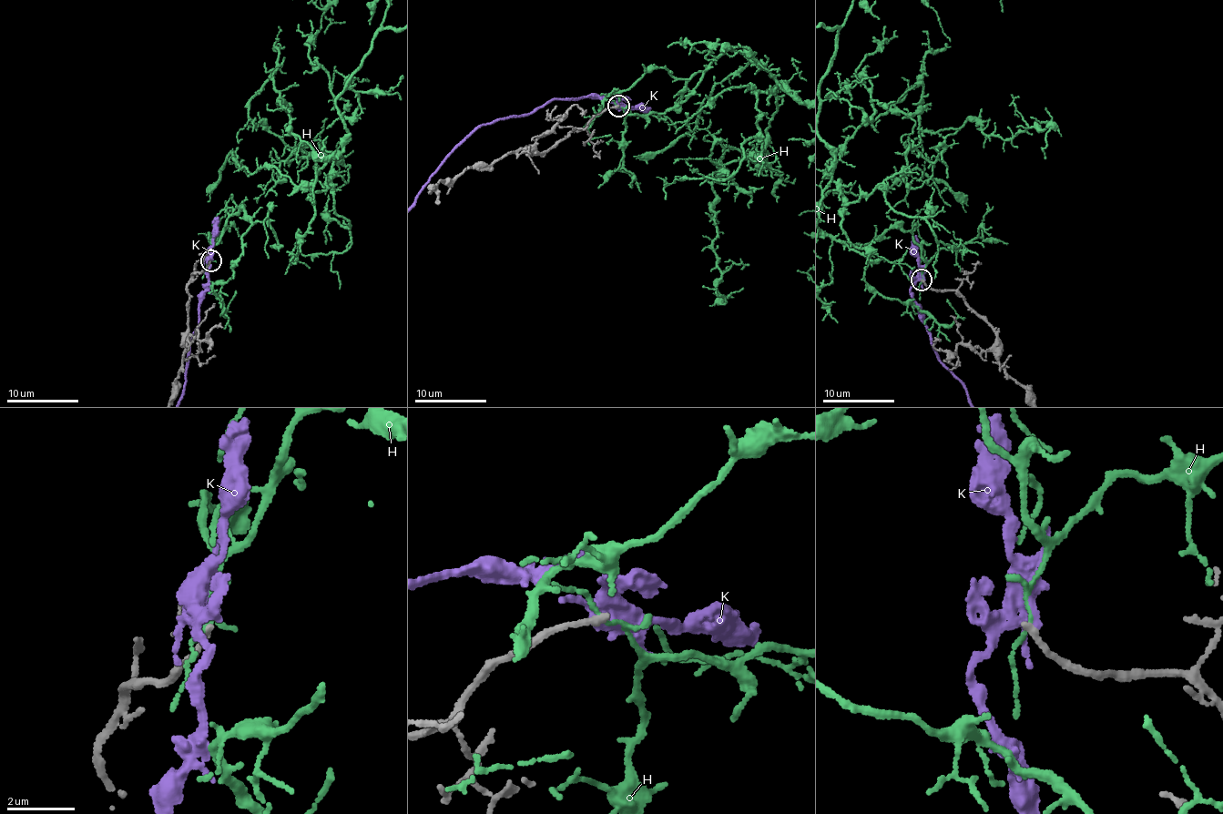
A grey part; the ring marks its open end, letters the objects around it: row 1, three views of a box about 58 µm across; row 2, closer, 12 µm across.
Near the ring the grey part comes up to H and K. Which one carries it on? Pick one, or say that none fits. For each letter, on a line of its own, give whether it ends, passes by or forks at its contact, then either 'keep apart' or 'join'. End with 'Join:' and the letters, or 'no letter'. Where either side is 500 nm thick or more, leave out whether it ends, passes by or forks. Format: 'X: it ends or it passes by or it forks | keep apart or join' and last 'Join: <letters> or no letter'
H: it passes by | keep apart
K: it passes by | keep apart
Join: no letter

